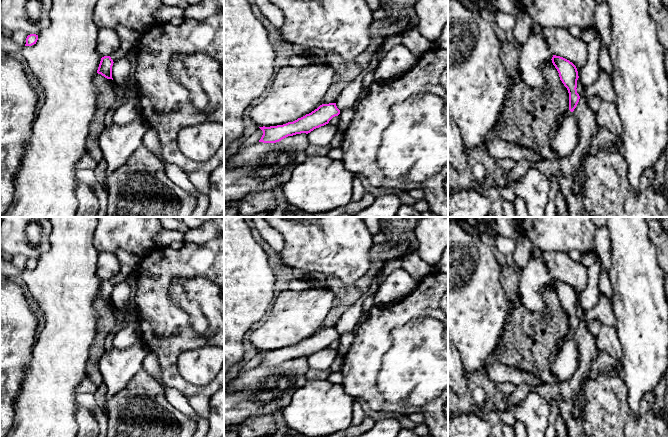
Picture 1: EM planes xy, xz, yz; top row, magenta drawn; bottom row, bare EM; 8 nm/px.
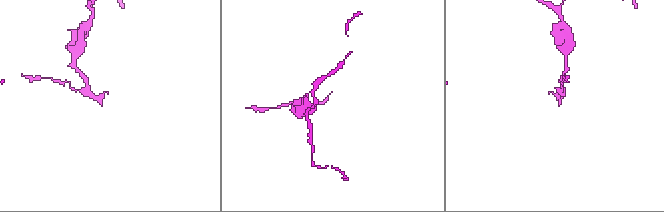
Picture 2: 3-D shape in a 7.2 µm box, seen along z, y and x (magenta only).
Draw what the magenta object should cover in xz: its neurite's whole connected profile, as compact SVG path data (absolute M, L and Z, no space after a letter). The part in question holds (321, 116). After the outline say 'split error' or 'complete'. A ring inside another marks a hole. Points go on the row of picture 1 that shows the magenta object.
M336 103L322 104L317 109L293 122L283 125L259 127L263 135L259 142L276 143L282 139L301 133L310 133L316 128L324 126L329 121L340 114Z | complete

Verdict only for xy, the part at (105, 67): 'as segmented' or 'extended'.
as segmented

